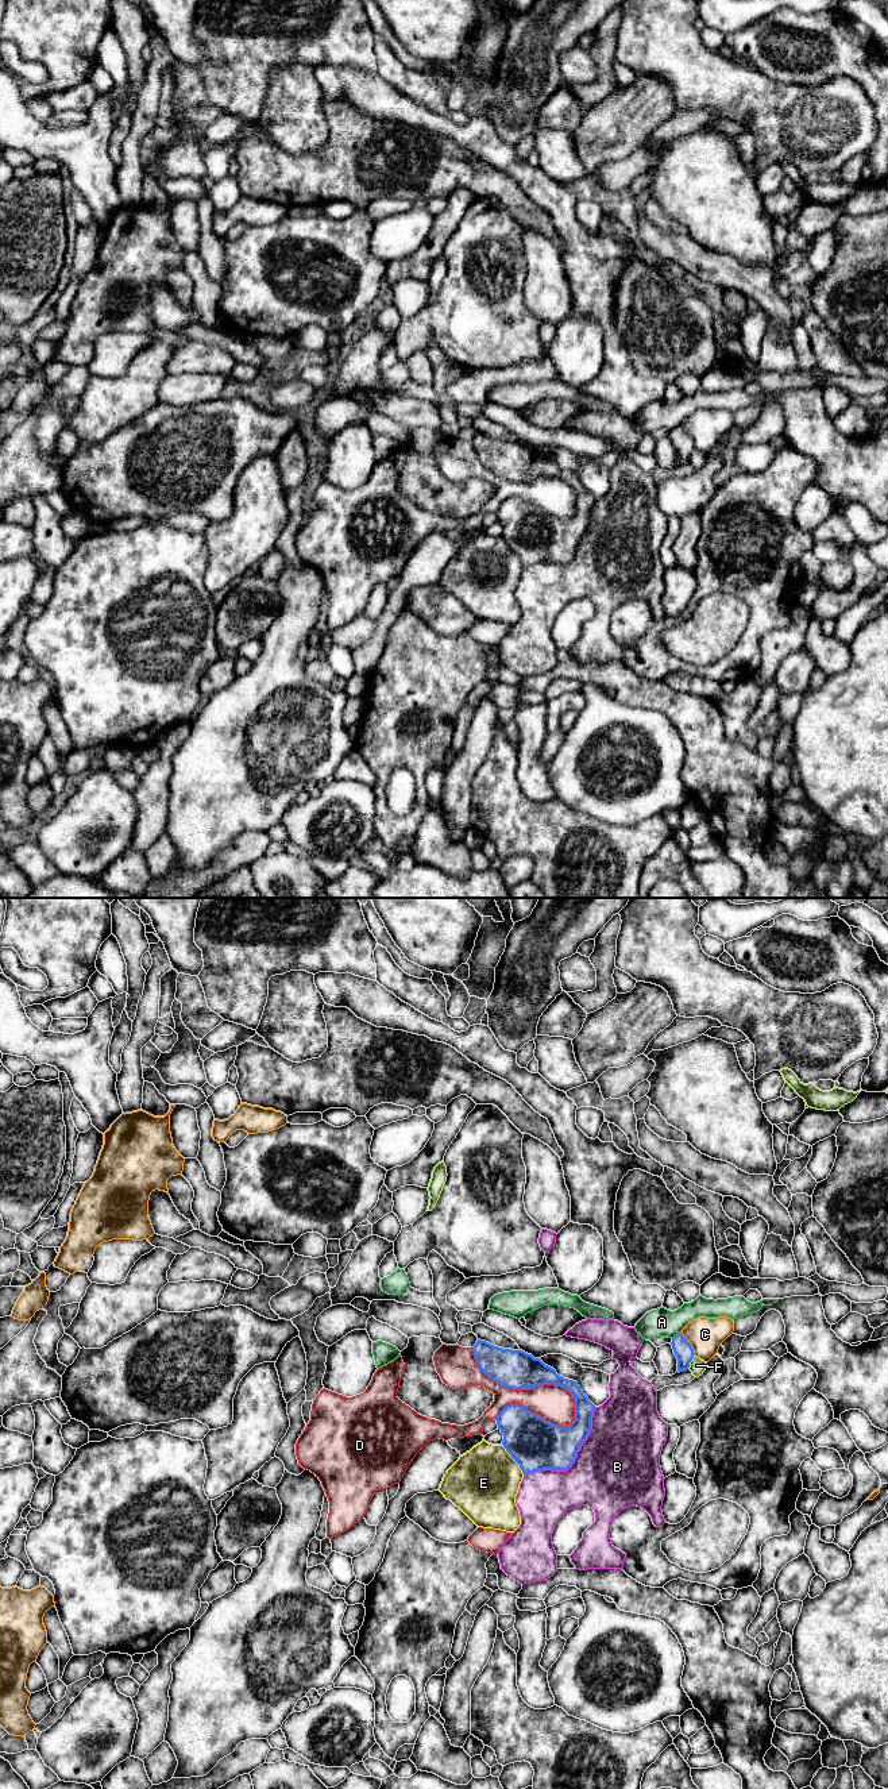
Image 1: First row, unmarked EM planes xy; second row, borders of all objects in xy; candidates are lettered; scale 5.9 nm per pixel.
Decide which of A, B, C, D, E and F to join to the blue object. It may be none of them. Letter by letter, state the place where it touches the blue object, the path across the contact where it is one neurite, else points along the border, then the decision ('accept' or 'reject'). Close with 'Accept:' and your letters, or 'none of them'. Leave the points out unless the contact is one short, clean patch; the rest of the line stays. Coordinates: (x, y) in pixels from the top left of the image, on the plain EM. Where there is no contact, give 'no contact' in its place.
A: contact xy (676, 427); border xy (680, 423), (672, 431); reject
B: contact xy (574, 552); reject
C: contact xy (690, 436); reject
D: contact xy (528, 481); reject
E: contact xy (513, 551); reject
F: contact xy (691, 452); reject
Accept: none of them

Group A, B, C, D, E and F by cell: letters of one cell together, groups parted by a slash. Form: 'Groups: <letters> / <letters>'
Groups: A / B / C / D / E / F

